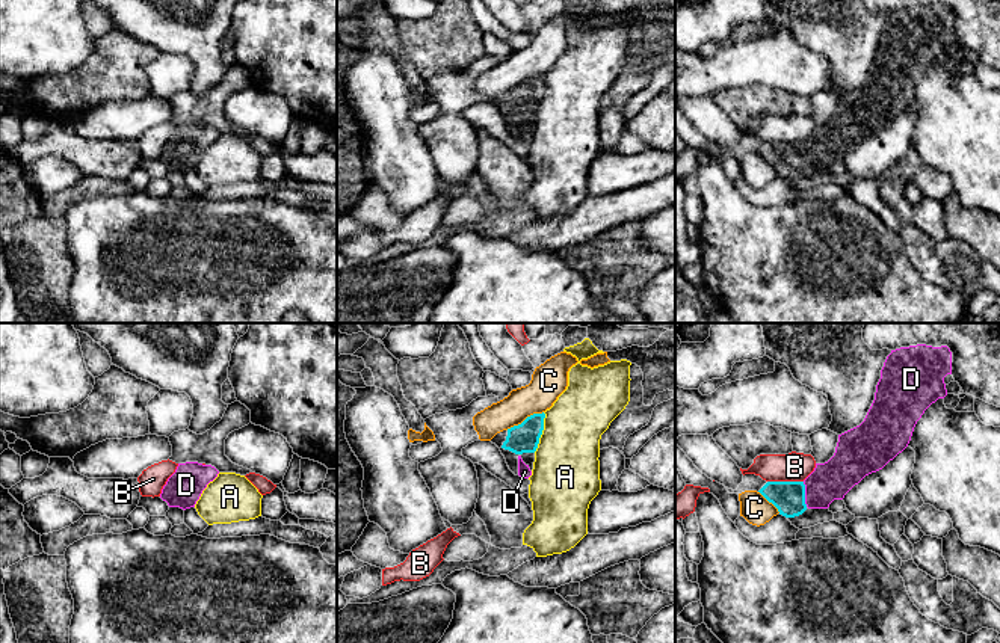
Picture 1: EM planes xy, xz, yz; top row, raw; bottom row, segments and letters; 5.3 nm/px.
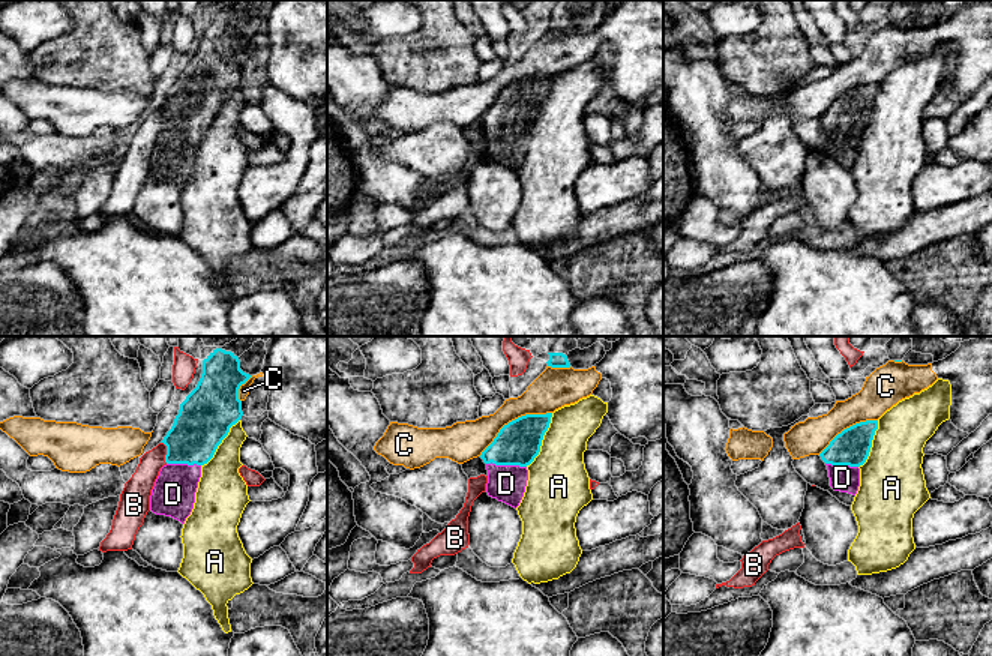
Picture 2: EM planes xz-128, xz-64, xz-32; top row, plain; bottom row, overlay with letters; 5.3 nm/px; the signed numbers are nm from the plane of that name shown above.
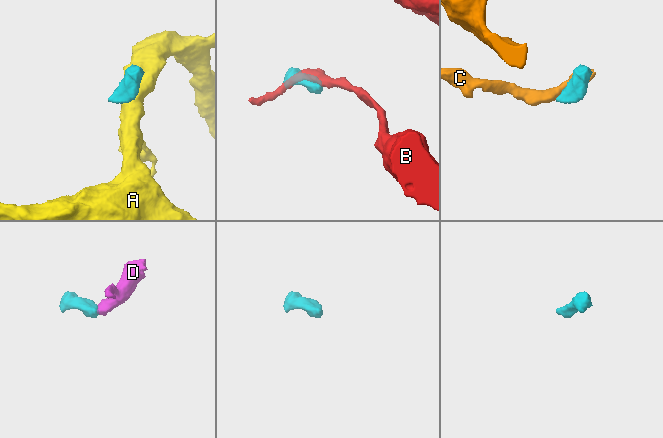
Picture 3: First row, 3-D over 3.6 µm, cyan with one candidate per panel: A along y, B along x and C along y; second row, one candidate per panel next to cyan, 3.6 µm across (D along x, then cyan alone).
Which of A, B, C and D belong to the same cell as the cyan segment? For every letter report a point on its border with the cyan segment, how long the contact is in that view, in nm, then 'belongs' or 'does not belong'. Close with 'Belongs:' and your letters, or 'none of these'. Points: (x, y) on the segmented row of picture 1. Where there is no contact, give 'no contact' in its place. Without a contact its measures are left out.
A: xz (541, 432) | 220 nm | does not belong
B: yz (786, 482) | 190 nm | does not belong
C: xz (526, 418) | 220 nm | does not belong
D: yz (804, 494) | 140 nm | belongs
Belongs: D

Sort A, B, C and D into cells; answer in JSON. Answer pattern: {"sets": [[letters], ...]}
{"sets": [["A"], ["B"], ["C"], ["D"]]}

